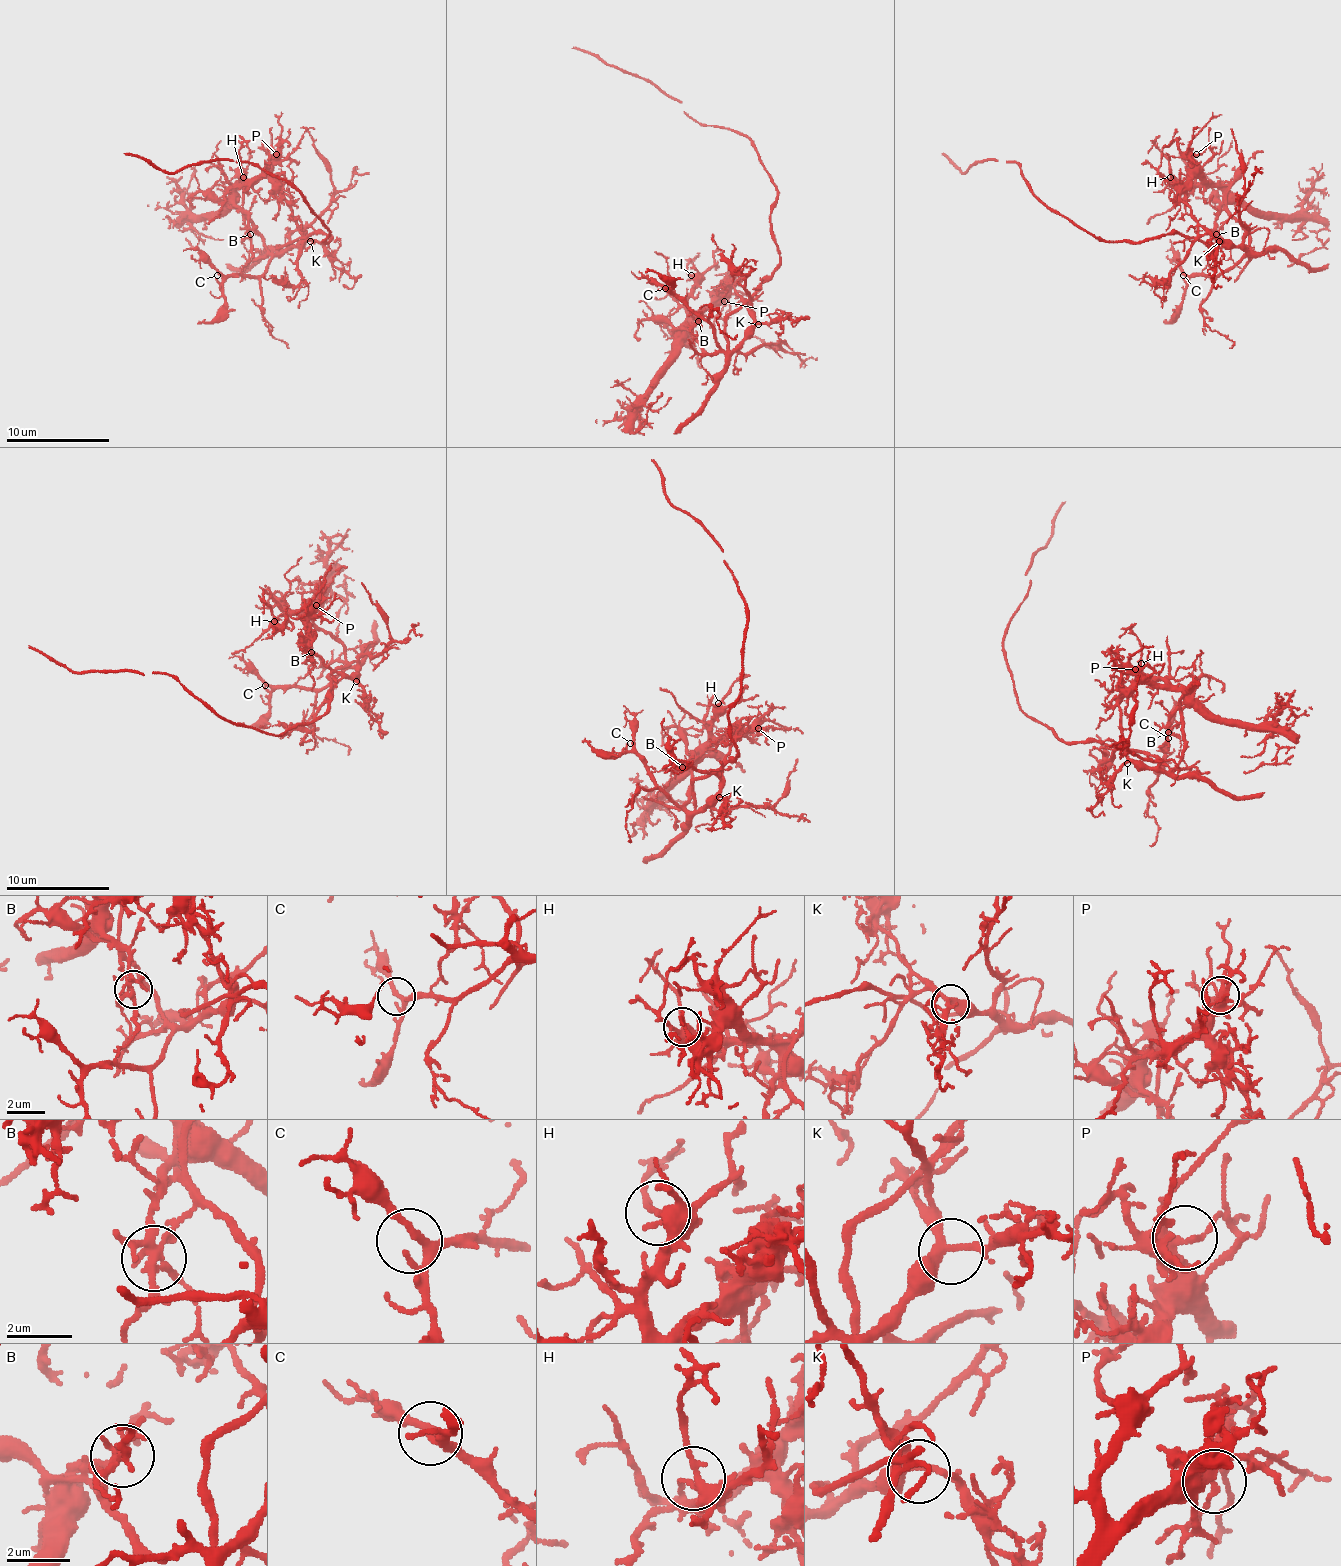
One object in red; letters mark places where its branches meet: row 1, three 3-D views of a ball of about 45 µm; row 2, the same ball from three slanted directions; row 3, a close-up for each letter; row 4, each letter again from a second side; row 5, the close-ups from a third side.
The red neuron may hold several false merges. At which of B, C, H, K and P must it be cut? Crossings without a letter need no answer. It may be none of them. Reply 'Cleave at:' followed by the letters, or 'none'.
Cleave at: B

